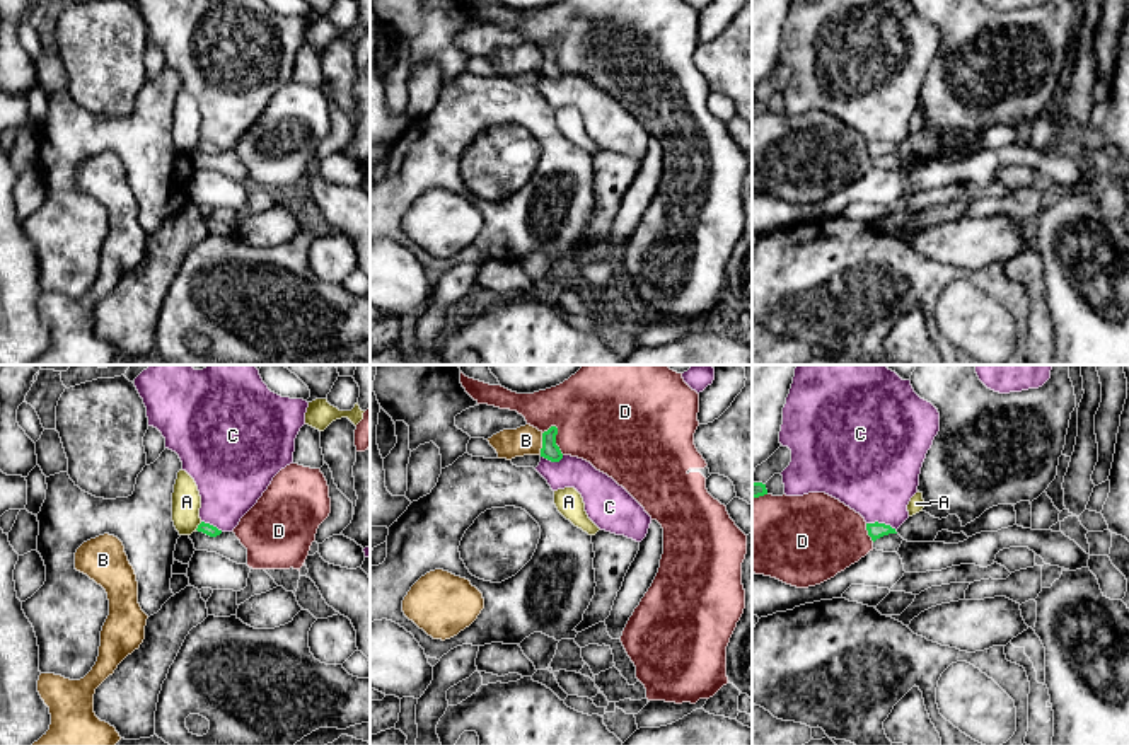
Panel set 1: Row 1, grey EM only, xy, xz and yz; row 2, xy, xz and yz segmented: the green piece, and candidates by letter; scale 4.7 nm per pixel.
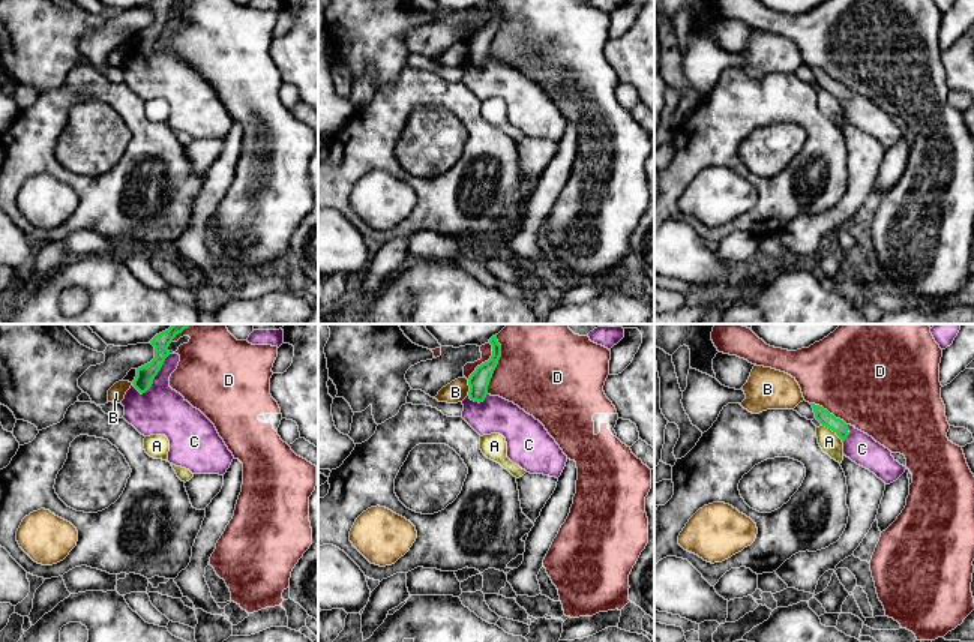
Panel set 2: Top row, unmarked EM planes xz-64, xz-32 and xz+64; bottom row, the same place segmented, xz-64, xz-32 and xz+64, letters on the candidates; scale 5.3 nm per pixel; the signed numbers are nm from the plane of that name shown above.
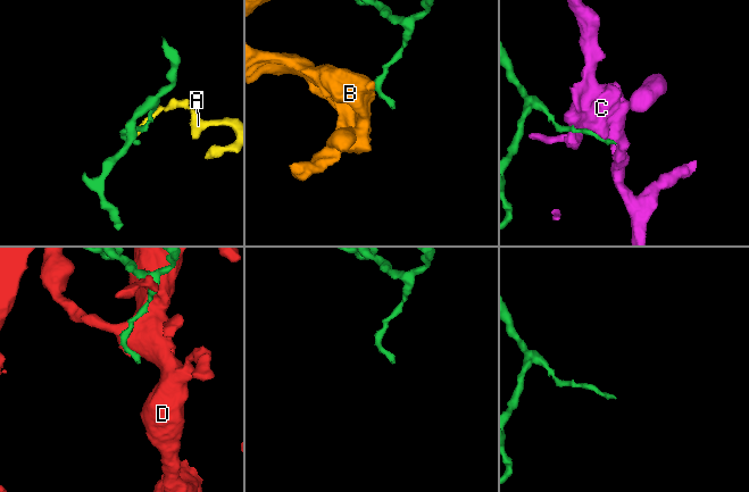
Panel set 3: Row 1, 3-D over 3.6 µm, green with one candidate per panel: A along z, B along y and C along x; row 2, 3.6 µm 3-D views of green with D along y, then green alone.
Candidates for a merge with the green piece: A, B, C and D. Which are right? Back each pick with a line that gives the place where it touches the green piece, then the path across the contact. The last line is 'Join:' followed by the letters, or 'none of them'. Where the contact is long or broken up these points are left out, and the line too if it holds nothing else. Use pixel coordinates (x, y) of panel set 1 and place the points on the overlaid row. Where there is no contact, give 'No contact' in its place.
Join: none of them

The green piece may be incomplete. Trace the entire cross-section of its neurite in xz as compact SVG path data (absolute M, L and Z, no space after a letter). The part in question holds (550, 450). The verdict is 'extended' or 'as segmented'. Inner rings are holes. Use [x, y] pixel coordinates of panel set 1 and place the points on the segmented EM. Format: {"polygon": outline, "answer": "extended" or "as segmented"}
{"polygon": "M551 426L547 431L542 433L541 457L551 462L559 462L563 459L563 453L559 447L556 445L556 435L558 435L556 426Z", "answer": "as segmented"}

